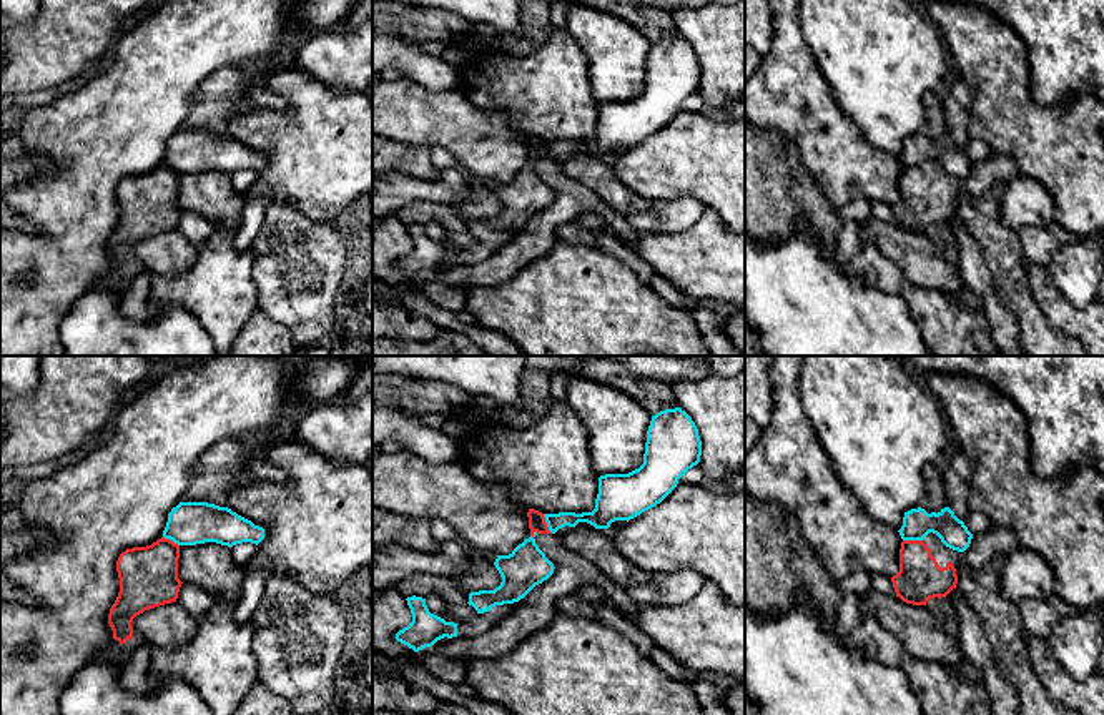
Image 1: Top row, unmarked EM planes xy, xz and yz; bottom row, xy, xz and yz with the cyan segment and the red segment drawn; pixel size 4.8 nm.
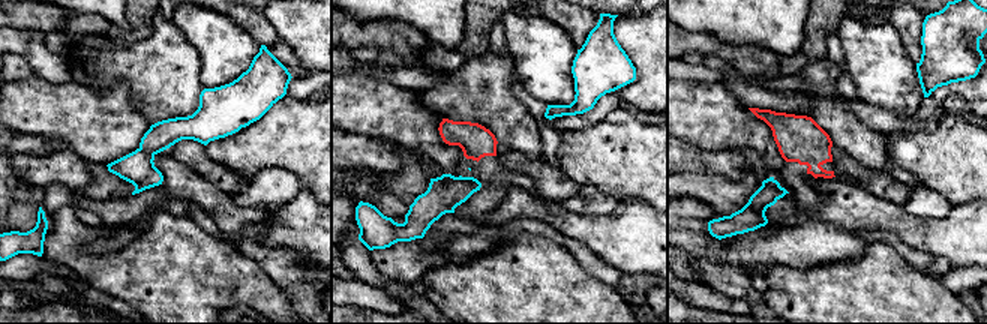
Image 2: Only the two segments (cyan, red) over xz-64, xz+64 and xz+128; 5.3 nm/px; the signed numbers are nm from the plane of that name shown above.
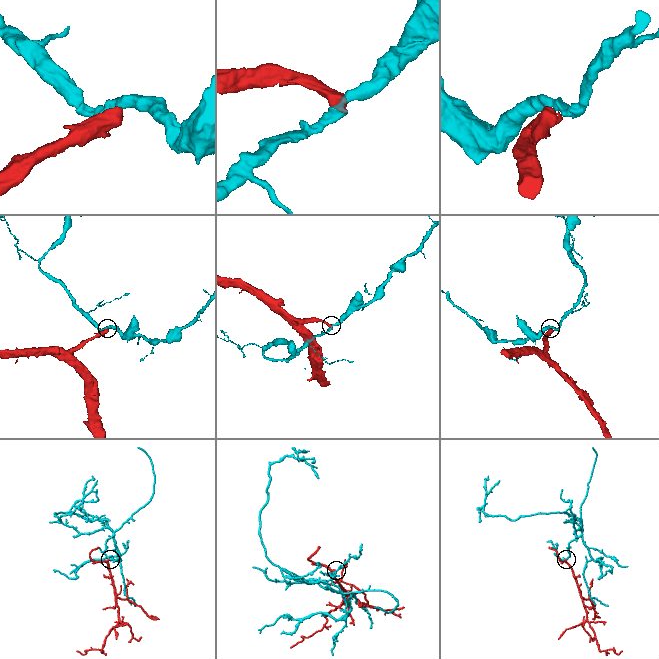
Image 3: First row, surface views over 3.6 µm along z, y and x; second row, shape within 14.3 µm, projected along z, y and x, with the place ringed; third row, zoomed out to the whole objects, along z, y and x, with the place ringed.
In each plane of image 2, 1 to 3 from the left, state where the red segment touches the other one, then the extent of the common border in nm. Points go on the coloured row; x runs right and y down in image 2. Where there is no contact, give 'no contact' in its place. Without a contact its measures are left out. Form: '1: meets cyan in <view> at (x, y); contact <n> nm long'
1: no contact
2: no contact
3: no contact

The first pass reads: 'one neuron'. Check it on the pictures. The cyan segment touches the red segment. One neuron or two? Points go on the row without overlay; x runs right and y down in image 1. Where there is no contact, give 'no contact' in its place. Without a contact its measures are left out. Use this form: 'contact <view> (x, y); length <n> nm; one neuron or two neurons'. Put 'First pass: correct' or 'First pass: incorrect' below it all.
contact xz (547, 152); length 110 nm; two neurons
First pass: incorrect

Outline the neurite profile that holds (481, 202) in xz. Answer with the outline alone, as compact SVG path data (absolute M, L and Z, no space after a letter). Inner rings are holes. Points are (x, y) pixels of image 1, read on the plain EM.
M469 180L469 193L454 205L454 210L459 218L471 221L479 218L494 218L500 213L502 205L494 190Z

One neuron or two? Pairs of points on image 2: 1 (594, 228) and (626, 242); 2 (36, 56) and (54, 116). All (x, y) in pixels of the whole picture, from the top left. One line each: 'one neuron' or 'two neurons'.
1: one neuron
2: two neurons

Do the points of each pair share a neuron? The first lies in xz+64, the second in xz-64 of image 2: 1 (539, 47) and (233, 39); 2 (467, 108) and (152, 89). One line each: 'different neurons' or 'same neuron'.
1: same neuron
2: same neuron

